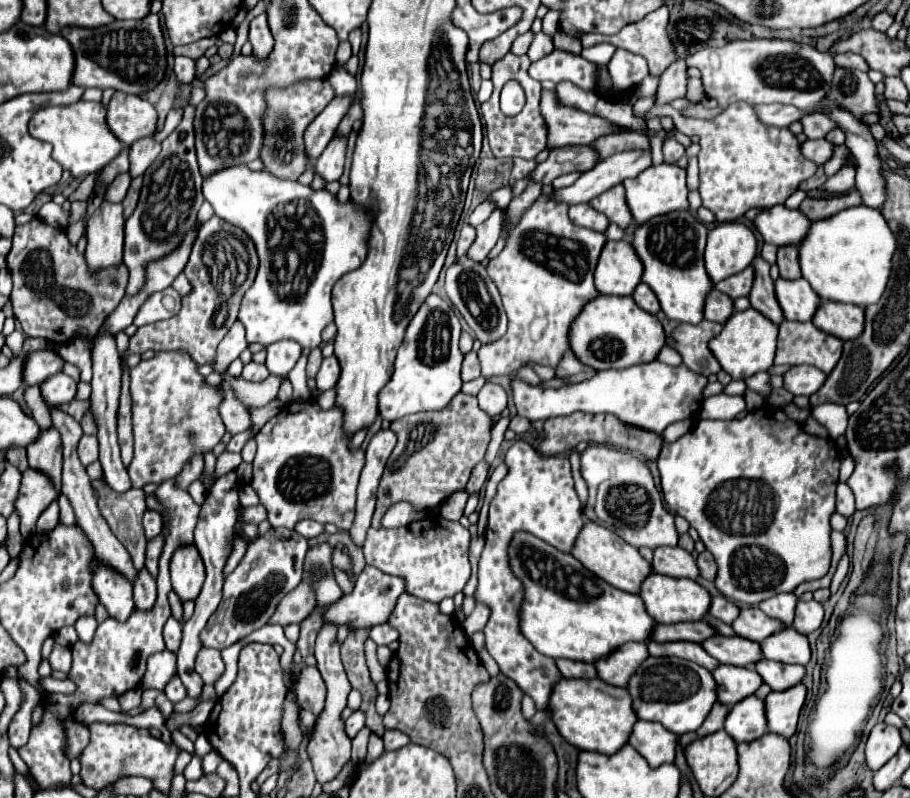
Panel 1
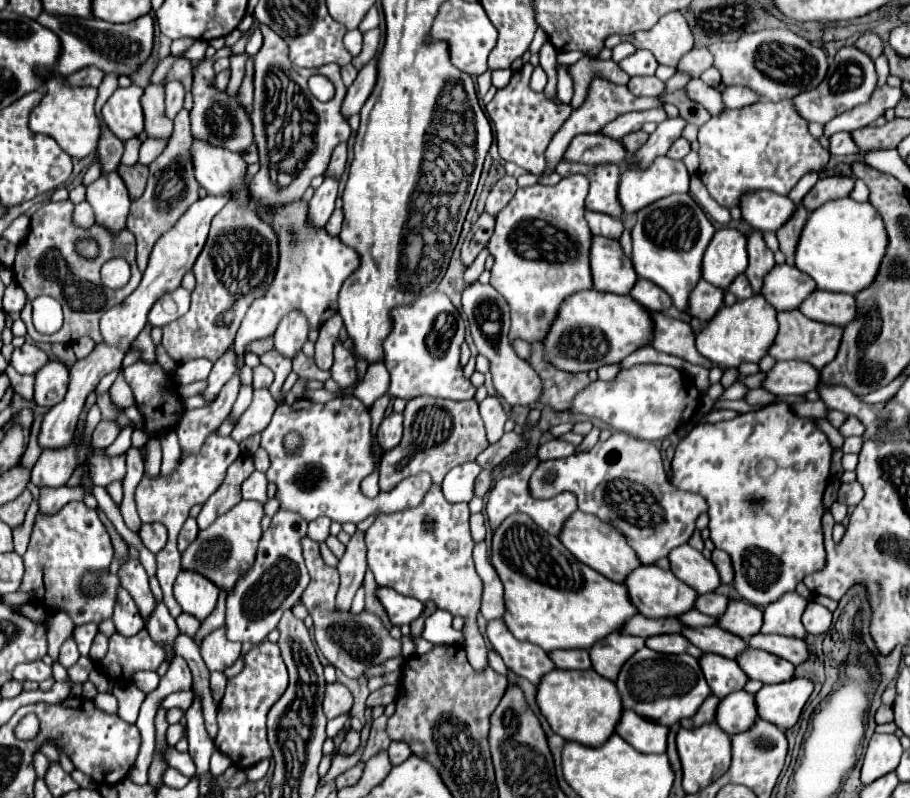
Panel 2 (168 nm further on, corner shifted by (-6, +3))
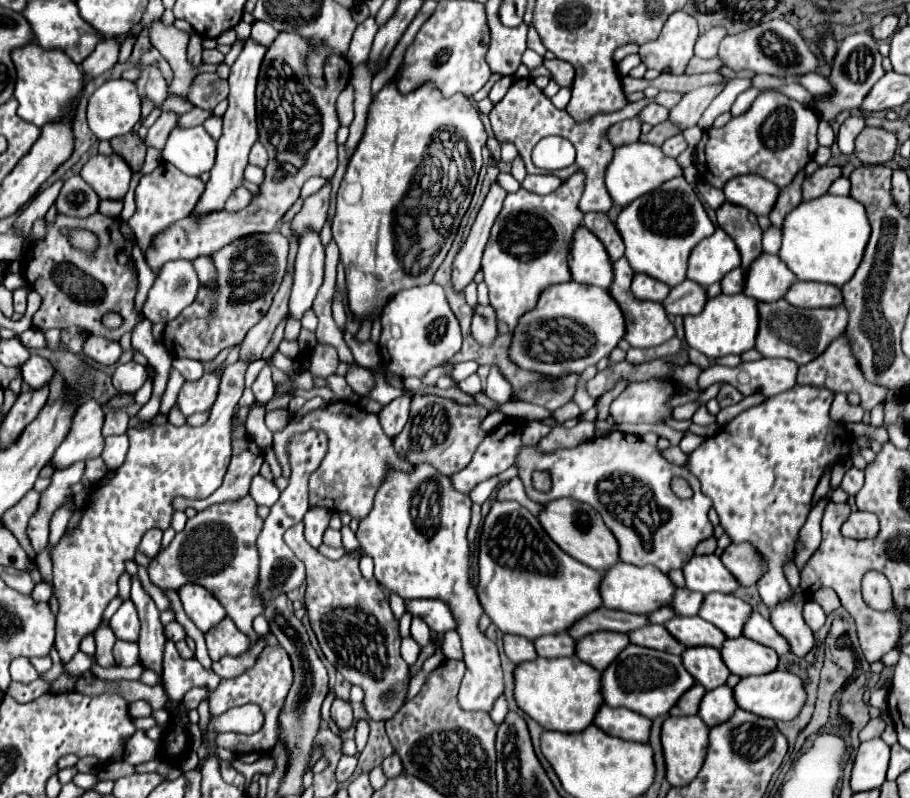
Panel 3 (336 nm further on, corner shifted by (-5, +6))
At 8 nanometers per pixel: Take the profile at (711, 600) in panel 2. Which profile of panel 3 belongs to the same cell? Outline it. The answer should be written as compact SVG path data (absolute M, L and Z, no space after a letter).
M677 588L675 600L673 600L673 610L679 616L697 616L699 608L703 604L703 598L705 596L699 592L691 592L687 588Z

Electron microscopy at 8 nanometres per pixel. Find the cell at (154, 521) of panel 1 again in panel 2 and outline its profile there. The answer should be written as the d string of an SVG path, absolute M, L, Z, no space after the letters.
M148 523L148 525L142 525L140 529L140 539L142 543L146 545L148 551L152 551L154 555L164 547L166 543L166 527L162 523Z

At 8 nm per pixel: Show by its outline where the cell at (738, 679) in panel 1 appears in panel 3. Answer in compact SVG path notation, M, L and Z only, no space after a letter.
M695 646L695 648L687 648L681 656L691 676L695 676L695 680L703 684L707 690L727 684L727 678L731 676L731 672L725 666L721 652L717 648Z

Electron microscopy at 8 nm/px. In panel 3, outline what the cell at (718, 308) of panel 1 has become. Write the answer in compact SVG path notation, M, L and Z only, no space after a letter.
M685 280L683 284L671 288L671 296L667 296L663 308L667 310L667 314L689 316L689 314L699 314L705 308L707 300L709 300L707 290L701 284Z

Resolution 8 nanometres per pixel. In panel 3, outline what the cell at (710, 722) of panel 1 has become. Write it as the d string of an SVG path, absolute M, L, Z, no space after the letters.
M695 684L695 688L691 688L691 692L683 694L683 700L679 700L679 704L673 708L673 716L691 716L699 712L699 704L705 696L705 688L701 684Z

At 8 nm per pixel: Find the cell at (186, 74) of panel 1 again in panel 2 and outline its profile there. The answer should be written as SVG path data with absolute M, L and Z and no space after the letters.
M178 81L166 83L166 115L168 119L174 119L184 103L184 87Z

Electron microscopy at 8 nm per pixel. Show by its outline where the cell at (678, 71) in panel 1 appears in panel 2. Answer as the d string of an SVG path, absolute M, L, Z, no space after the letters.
M694 47L682 57L678 65L680 71L692 73L692 77L700 77L702 71L708 67L712 67L712 53L708 51L708 47Z

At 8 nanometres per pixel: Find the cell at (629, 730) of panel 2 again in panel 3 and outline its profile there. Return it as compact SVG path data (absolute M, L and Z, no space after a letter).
M603 704L599 708L599 716L595 716L595 726L605 730L611 736L629 742L649 742L651 736L651 720L631 712L629 708L611 708Z

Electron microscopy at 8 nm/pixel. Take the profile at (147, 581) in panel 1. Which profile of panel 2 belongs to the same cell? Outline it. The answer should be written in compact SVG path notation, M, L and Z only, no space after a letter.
M158 603L152 617L148 619L148 625L146 625L150 637L160 643L162 647L166 647L166 661L172 661L174 657L174 651L172 651L172 639L176 639L176 635L180 635L178 627L176 627L176 621L172 619L172 615L168 613L166 605L164 603Z

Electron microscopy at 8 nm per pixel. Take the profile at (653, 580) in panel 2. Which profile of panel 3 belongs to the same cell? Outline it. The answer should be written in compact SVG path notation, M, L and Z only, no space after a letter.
M619 562L611 570L607 570L601 580L601 596L603 596L605 608L615 608L631 614L649 614L649 612L655 612L657 608L669 606L675 596L675 590L677 586L671 582L671 578L659 572L659 568L655 566L639 568L639 566Z

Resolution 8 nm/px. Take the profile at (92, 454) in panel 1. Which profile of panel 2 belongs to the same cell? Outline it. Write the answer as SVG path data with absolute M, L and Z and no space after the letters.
M100 421L92 433L92 445L94 447L108 447L116 441L120 433L120 425L116 421Z

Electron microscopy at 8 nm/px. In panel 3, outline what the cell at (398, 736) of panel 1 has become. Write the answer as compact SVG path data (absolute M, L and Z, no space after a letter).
M391 754L391 756L387 756L385 760L383 760L383 772L385 772L385 776L387 778L391 778L391 776L397 776L401 770L403 770L403 764L401 764L401 758L397 756L397 754Z

